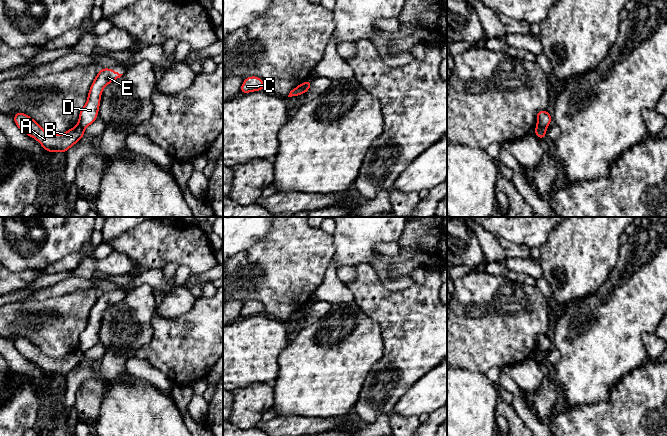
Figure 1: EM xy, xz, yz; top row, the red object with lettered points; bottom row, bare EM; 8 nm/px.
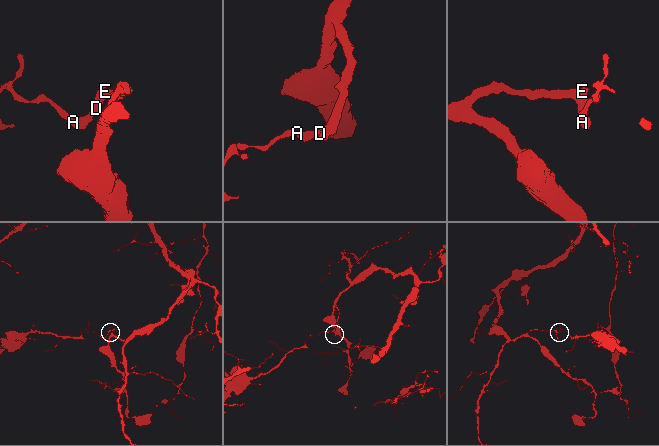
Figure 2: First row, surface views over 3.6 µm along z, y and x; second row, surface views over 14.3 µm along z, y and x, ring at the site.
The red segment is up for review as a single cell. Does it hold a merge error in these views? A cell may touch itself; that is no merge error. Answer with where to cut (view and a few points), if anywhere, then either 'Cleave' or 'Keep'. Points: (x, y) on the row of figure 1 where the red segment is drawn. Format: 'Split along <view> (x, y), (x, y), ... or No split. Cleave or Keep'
Split along xz (305, 82), (303, 93). Cleave

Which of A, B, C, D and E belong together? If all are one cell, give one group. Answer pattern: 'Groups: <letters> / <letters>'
Groups: A B C / D E

